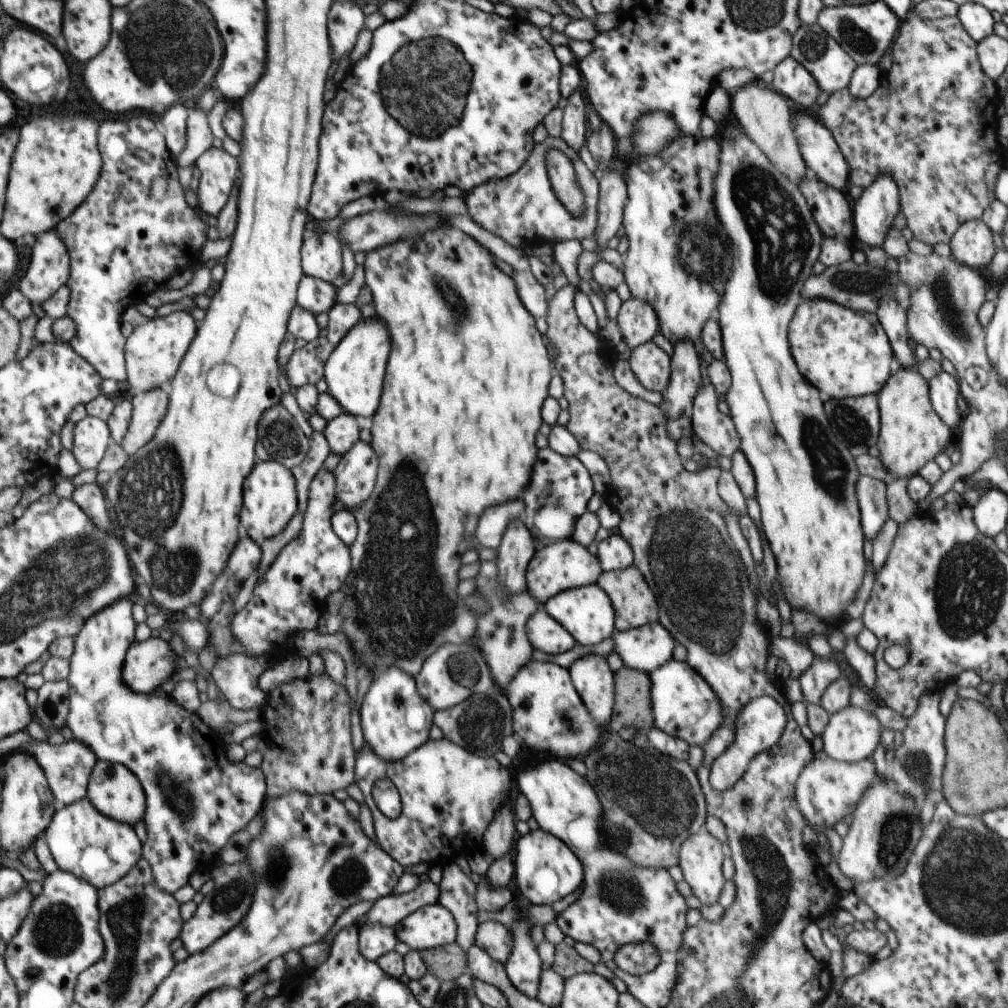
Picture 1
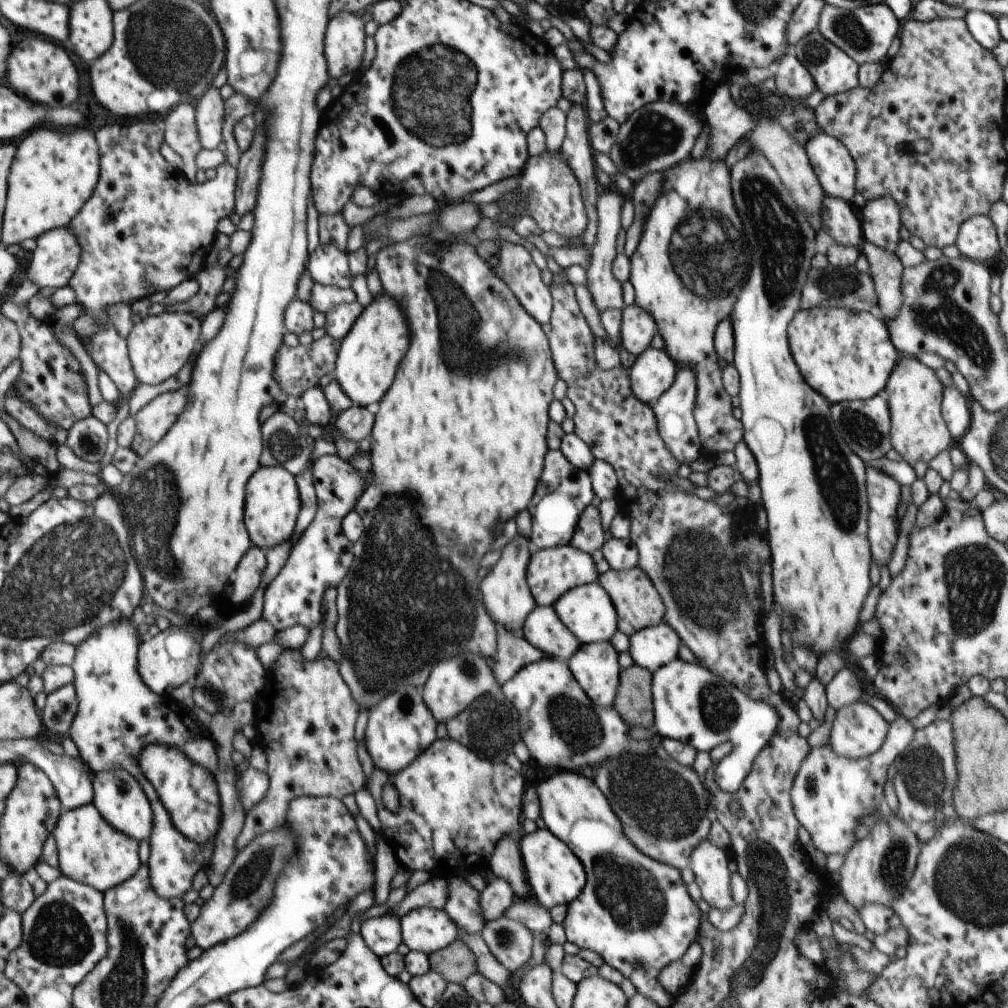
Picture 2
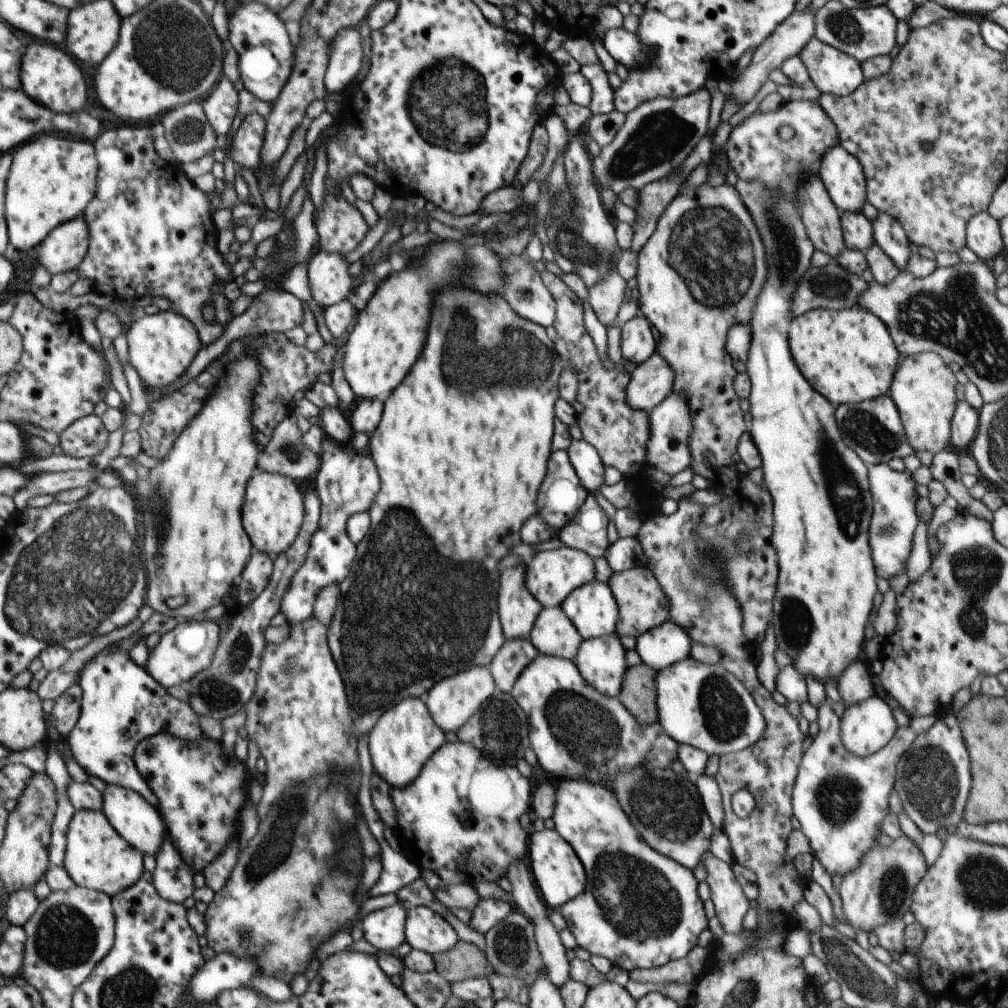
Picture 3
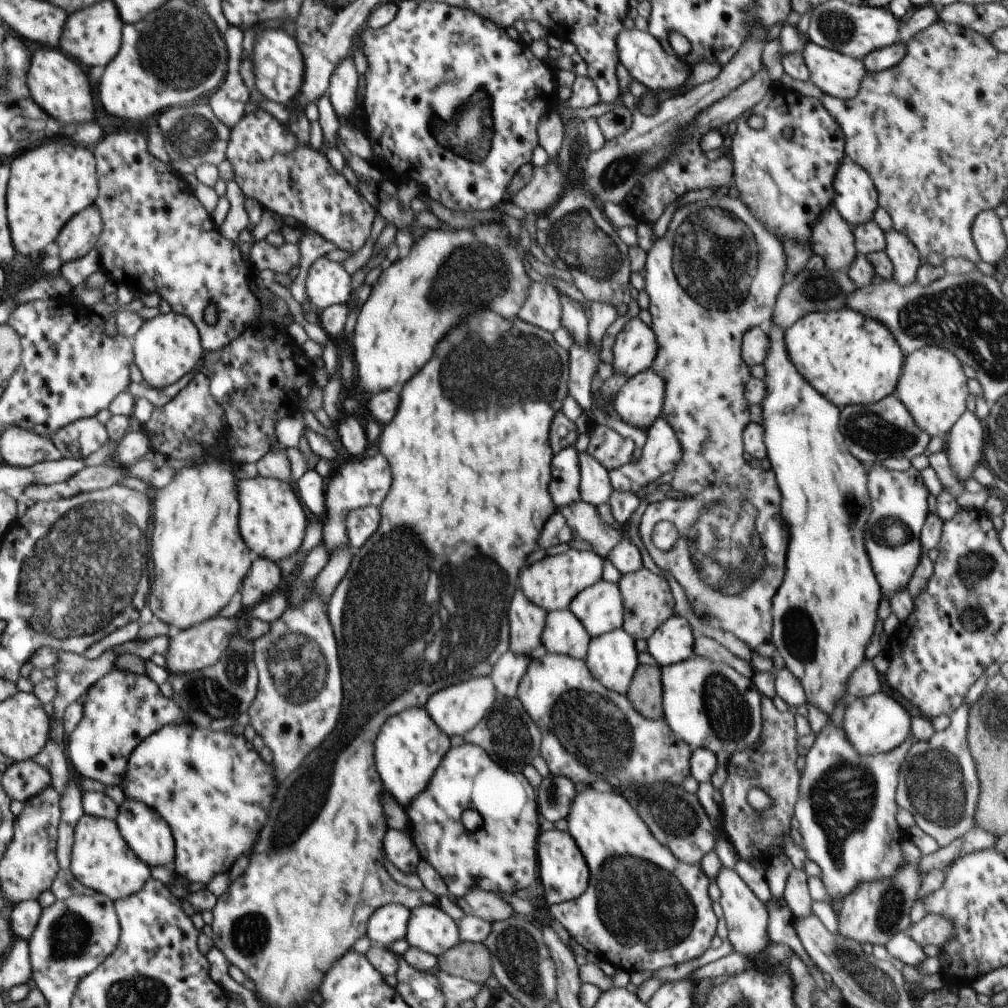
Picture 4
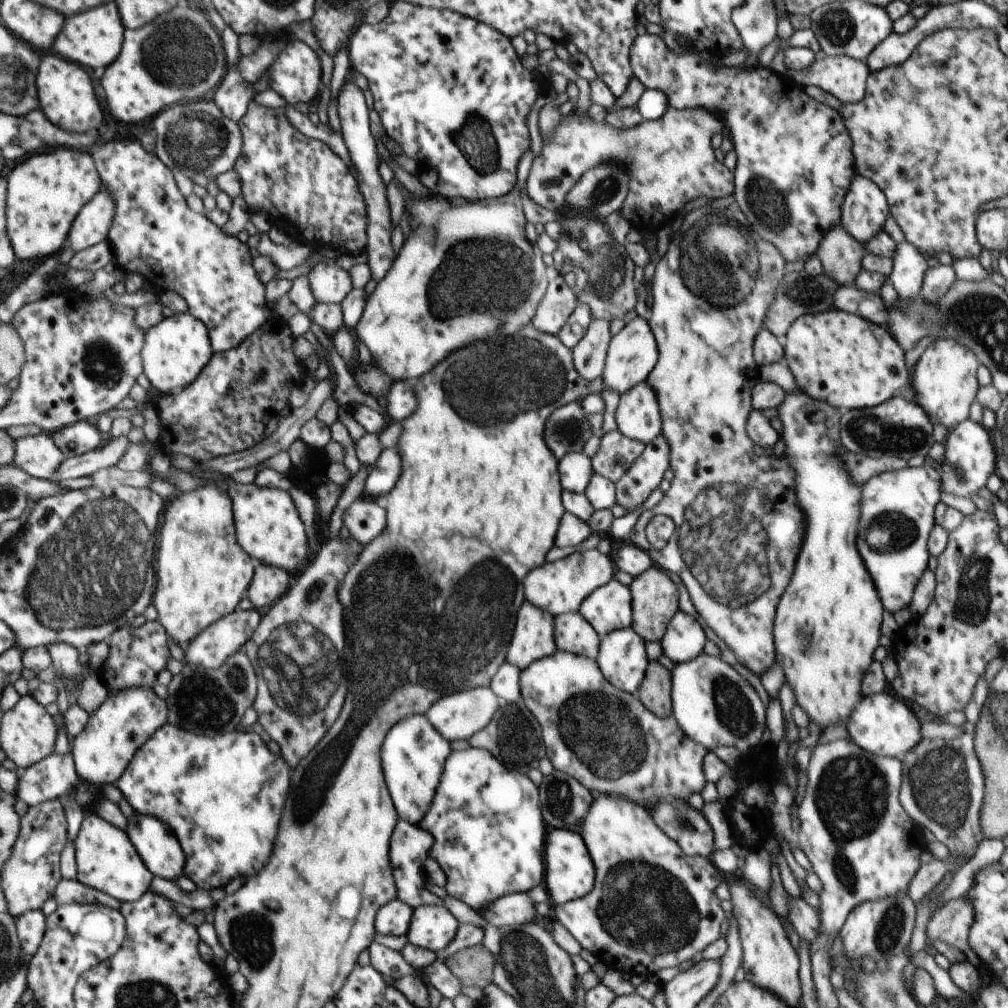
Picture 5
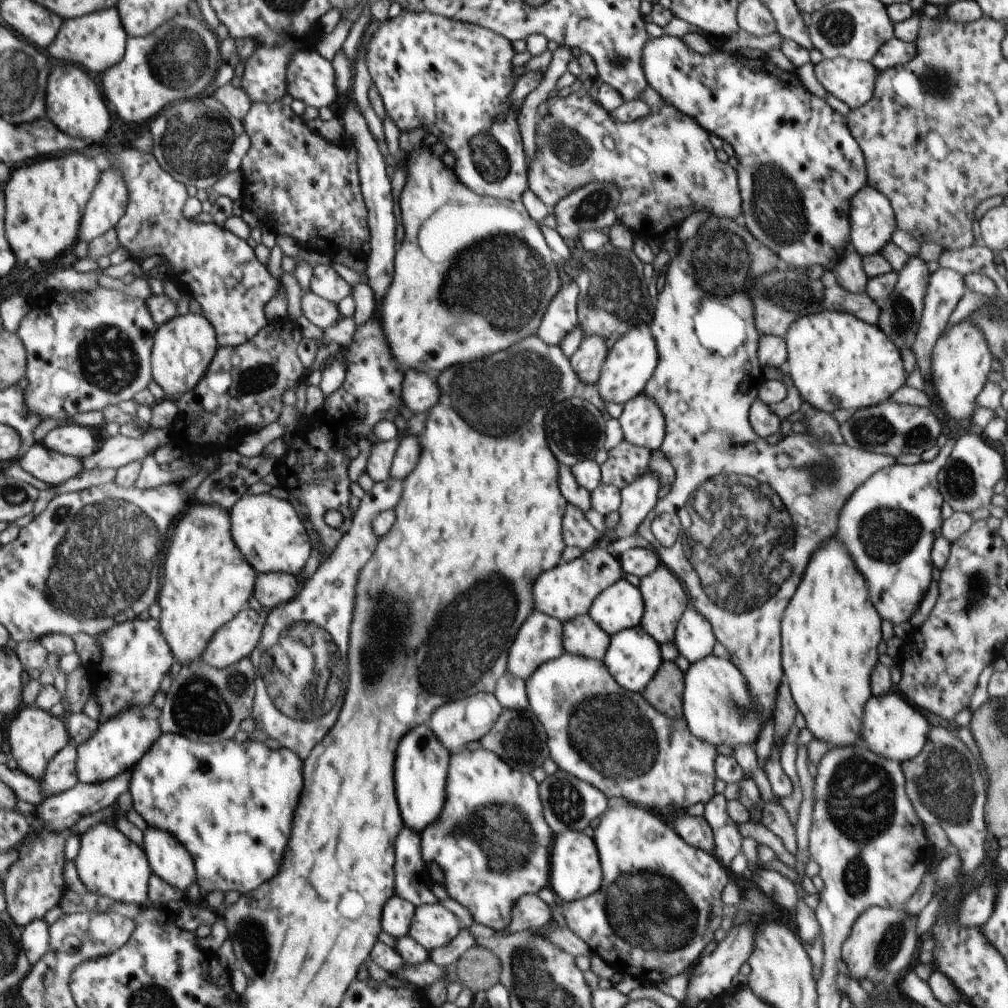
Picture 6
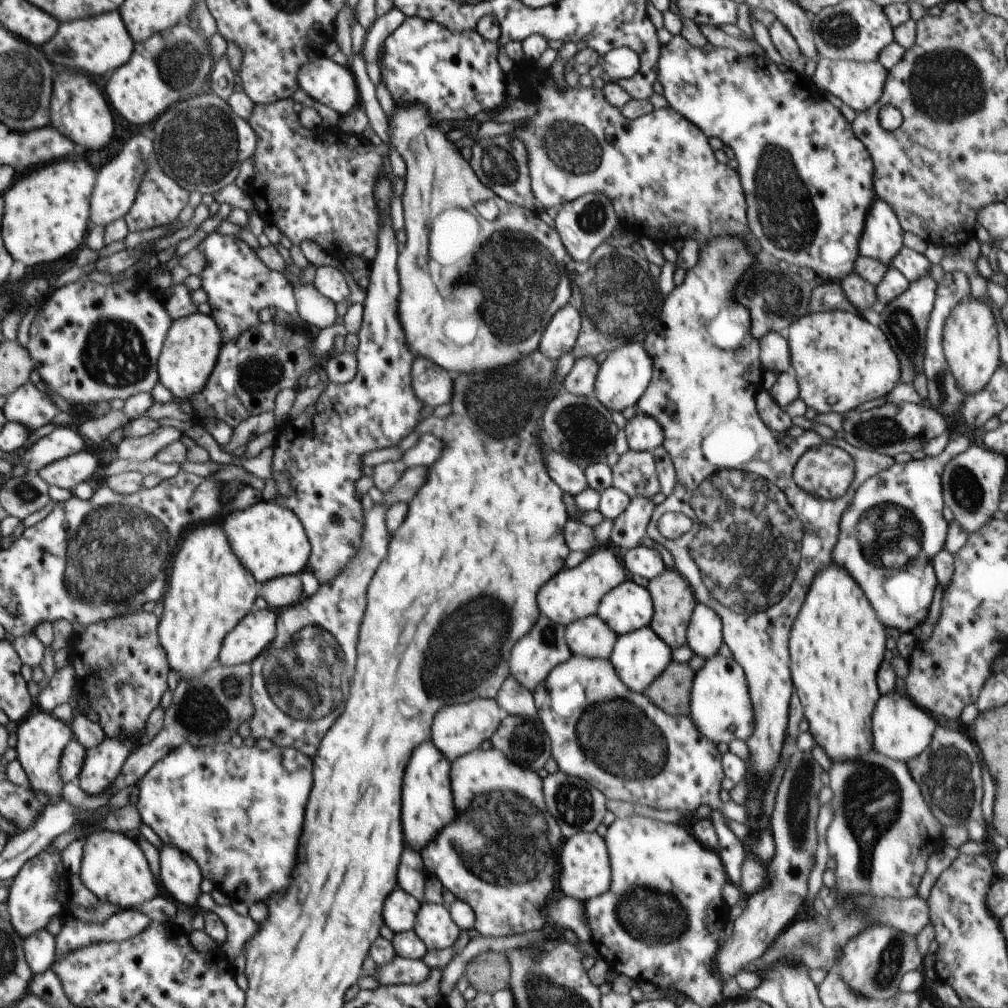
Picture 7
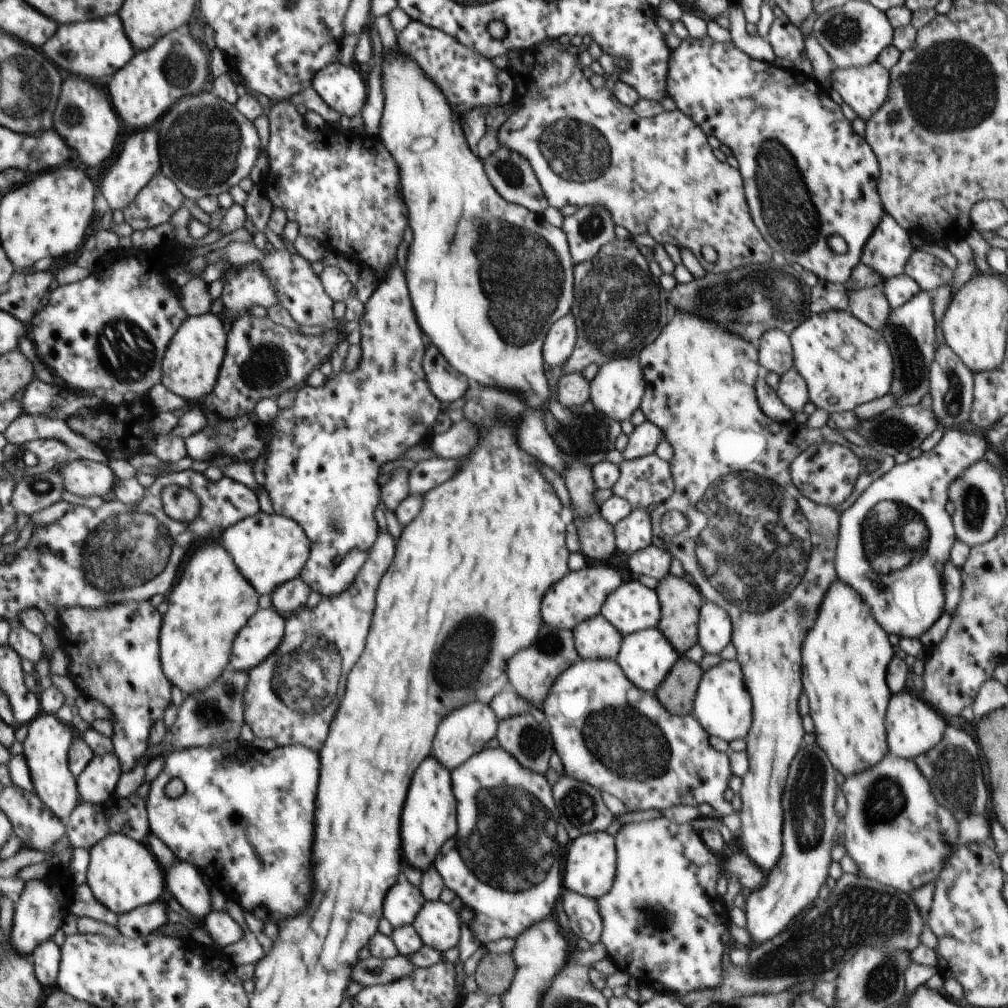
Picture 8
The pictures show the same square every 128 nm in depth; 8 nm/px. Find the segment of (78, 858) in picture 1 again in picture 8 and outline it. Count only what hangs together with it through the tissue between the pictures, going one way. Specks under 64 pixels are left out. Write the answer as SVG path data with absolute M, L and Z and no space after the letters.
M114 833L97 842L89 851L89 865L87 870L87 884L92 889L98 902L117 915L130 913L139 906L149 905L167 896L166 874L159 864L150 847L146 843L138 842L129 835Z

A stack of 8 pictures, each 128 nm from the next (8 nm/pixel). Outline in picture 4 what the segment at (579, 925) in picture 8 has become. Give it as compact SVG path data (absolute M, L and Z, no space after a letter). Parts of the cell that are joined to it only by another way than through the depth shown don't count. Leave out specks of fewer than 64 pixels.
M472 889L462 898L456 898L456 902L466 915L480 917L491 923L502 922L516 915L504 898L482 889Z

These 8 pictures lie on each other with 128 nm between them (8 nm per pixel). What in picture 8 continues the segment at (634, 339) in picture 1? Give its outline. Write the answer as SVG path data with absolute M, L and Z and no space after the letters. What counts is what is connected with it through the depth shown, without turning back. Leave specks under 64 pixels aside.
M620 357L603 364L594 379L589 383L590 398L596 410L602 411L608 418L618 421L630 421L641 405L645 391L645 380L638 358L621 359Z

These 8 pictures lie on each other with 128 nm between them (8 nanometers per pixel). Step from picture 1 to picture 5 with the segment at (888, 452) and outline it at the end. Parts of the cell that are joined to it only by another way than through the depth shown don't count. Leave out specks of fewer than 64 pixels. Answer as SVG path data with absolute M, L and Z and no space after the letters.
M954 338L938 339L926 346L913 365L909 379L909 385L914 388L912 402L926 412L933 425L941 424L952 430L960 422L969 419L970 406L979 388L976 372L981 365L970 348L962 346Z

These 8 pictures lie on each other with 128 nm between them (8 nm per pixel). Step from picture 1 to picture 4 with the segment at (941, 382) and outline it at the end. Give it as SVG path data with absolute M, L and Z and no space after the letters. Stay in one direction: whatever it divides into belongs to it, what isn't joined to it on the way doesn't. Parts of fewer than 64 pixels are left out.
M966 410L954 423L946 439L944 439L944 450L948 455L952 472L960 483L964 483L964 488L966 480L972 478L974 468L978 464L983 464L983 459L985 458L985 433L984 423L977 417L977 414Z

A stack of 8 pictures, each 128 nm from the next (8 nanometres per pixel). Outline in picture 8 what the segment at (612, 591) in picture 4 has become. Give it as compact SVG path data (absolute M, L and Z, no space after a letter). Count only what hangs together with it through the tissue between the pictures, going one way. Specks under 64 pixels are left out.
M632 578L606 597L601 615L622 635L627 635L657 628L661 604L656 590L646 587L638 578Z

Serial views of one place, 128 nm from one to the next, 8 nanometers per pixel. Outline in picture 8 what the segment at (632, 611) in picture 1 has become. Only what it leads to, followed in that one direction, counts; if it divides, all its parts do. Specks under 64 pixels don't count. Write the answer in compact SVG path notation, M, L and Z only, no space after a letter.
M671 572L659 581L656 592L661 604L661 617L657 628L662 631L662 634L680 656L684 655L687 650L690 650L699 642L699 612L704 603L704 598L687 577L677 577Z

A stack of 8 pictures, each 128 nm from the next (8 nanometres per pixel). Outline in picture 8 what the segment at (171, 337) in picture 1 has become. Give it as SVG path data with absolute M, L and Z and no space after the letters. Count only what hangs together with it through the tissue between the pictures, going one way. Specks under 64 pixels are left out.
M213 313L189 316L174 338L174 346L170 346L170 354L166 354L166 378L160 384L170 392L189 400L208 397L214 391L220 366L223 366L227 352L226 332L218 316Z

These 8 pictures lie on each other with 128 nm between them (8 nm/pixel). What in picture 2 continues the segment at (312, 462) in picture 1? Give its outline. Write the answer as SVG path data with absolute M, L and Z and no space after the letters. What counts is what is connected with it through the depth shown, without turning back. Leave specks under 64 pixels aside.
M311 466L305 471L302 471L299 475L296 475L295 479L300 493L301 509L298 513L295 529L290 538L292 546L298 542L302 533L312 524L318 508Z

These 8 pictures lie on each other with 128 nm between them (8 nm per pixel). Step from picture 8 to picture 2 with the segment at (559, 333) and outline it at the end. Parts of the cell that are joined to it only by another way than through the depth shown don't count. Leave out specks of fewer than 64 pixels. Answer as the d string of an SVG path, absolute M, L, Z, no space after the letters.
M502 241L502 247L499 253L498 265L494 267L495 275L508 286L515 296L515 299L522 305L528 314L538 324L550 322L553 311L553 298L549 286L544 284L540 277L541 270L532 261L529 251L522 245Z

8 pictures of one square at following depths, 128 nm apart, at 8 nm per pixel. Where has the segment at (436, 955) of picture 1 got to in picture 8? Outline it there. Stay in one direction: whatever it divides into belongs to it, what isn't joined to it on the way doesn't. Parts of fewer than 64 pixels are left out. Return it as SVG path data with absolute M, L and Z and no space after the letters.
M489 952L475 971L477 988L489 995L503 995L512 984L517 966L511 953Z

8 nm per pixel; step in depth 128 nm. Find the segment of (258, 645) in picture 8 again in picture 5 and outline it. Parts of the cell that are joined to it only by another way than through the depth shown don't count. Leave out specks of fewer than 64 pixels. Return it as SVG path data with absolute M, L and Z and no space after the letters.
M256 608L237 610L234 614L222 617L220 621L204 630L194 642L183 647L186 661L202 669L220 669L226 660L229 660L238 650L242 650L248 644L262 617L262 611Z

